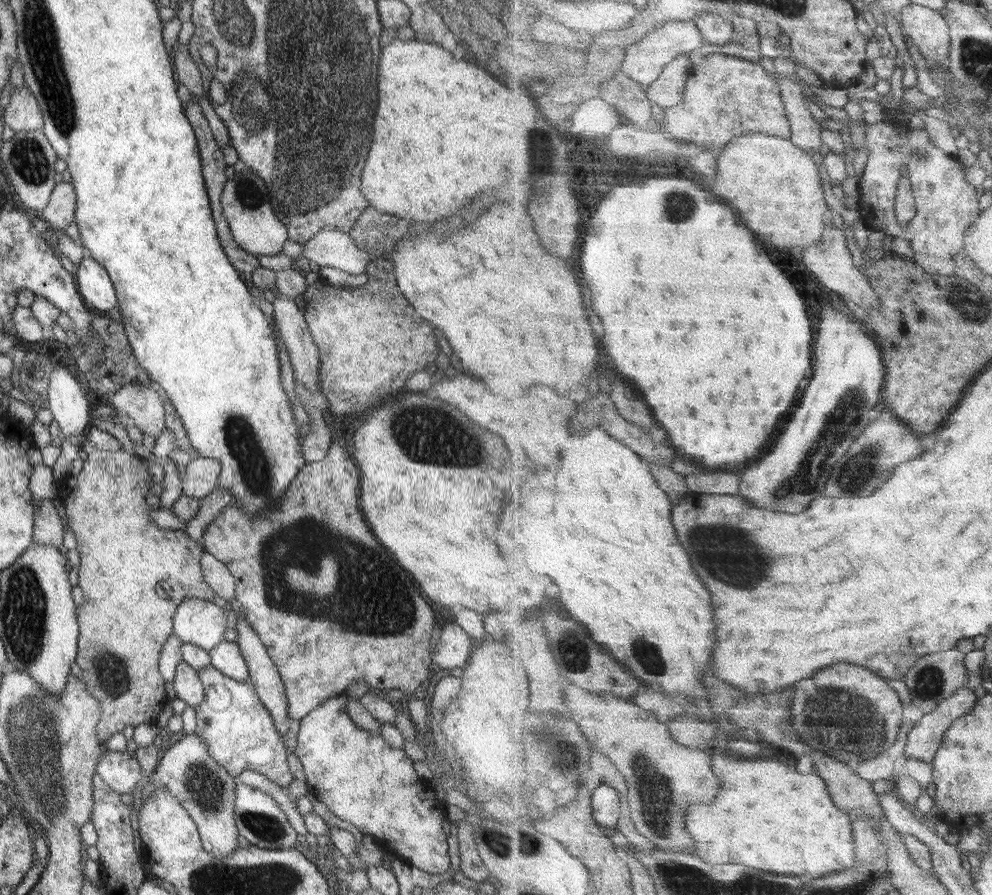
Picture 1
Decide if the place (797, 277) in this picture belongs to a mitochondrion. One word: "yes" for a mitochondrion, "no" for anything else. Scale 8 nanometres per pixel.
no

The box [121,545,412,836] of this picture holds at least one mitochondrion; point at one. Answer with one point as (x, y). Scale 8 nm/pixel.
(206, 787)

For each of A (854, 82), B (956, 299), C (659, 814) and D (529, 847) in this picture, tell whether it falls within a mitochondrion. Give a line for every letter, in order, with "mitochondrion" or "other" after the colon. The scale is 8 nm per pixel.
A: other
B: mitochondrion
C: mitochondrion
D: mitochondrion

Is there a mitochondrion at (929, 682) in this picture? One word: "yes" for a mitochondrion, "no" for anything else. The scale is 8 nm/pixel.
yes

